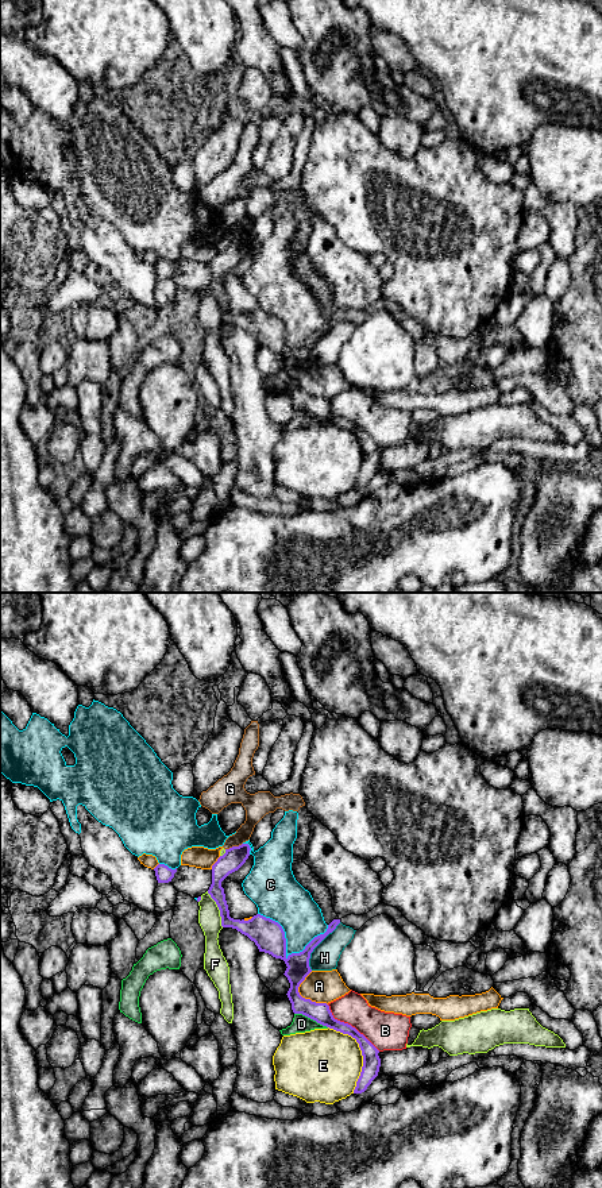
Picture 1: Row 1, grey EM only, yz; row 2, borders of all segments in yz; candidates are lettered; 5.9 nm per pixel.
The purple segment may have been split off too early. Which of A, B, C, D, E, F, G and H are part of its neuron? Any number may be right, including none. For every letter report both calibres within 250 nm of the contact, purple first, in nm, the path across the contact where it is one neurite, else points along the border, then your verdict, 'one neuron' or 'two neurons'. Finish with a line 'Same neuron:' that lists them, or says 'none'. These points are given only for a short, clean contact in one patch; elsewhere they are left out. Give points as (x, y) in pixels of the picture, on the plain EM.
A: 130/190 nm | two neurons
B: 120/220 nm | along yz (327, 400), (335, 413), (354, 421), (379, 446) | two neurons
C: 190/260 nm | two neurons
D: 120/110 nm | two neurons
E: 110/440 nm | two neurons
F: 140/140 nm | two neurons
G: 130/110 nm | across yz (234, 253), (234, 242), (255, 207) | one neuron
H: 140/160 nm | along yz (340, 317), (311, 348), (311, 365) | two neurons
Same neuron: G

